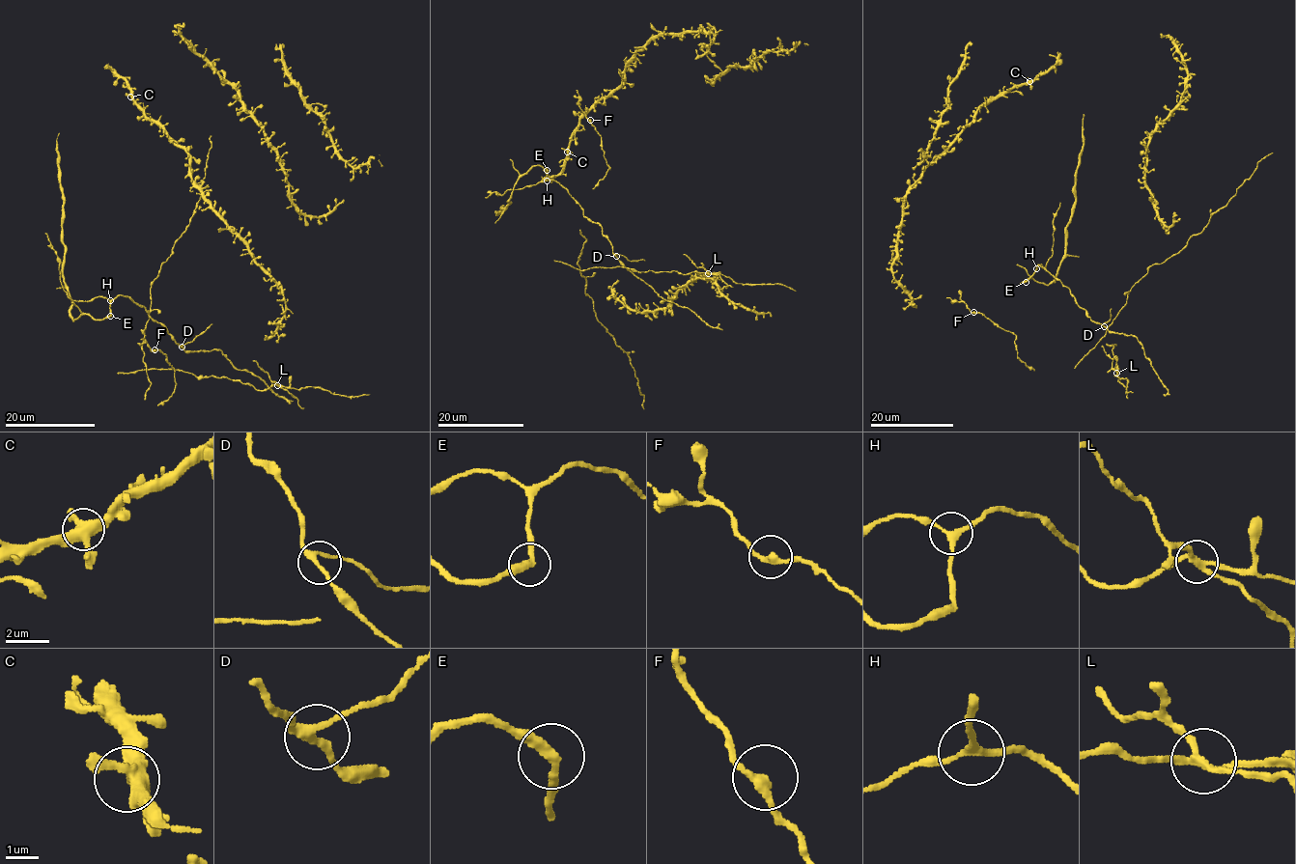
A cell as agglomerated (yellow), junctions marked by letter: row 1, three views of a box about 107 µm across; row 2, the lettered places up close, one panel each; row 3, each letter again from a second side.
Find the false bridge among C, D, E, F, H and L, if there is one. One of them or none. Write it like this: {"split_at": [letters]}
{"split_at": ["L"]}

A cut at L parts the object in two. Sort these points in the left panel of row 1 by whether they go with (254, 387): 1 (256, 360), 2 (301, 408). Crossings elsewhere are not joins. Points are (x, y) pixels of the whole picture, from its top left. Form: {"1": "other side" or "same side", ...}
{"1": "other side", "2": "other side"}

